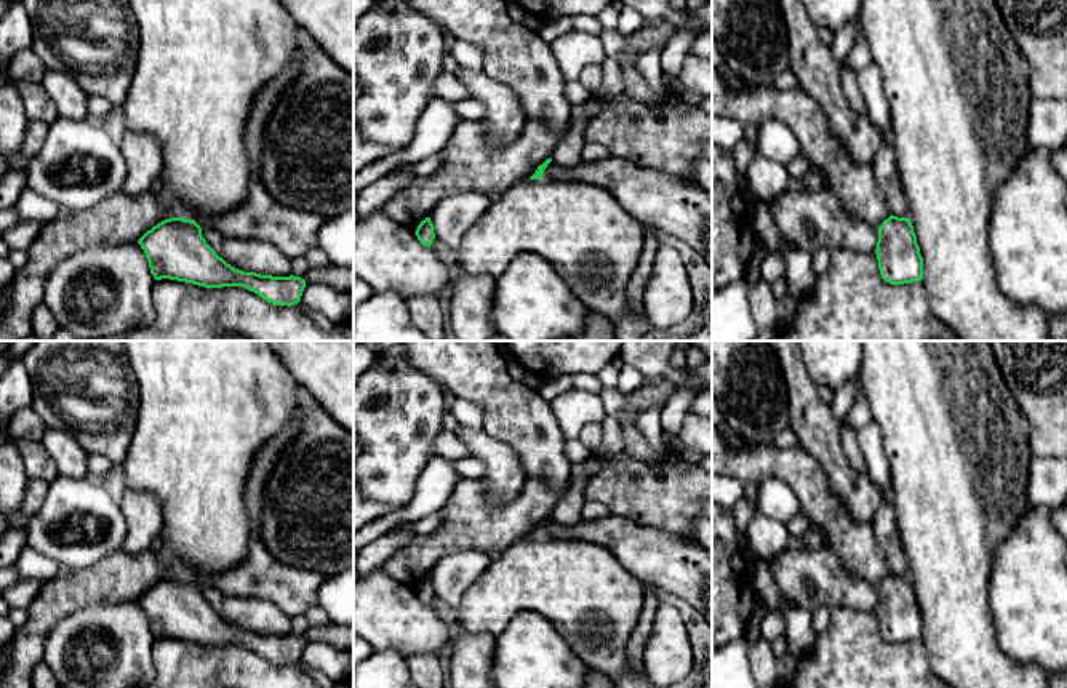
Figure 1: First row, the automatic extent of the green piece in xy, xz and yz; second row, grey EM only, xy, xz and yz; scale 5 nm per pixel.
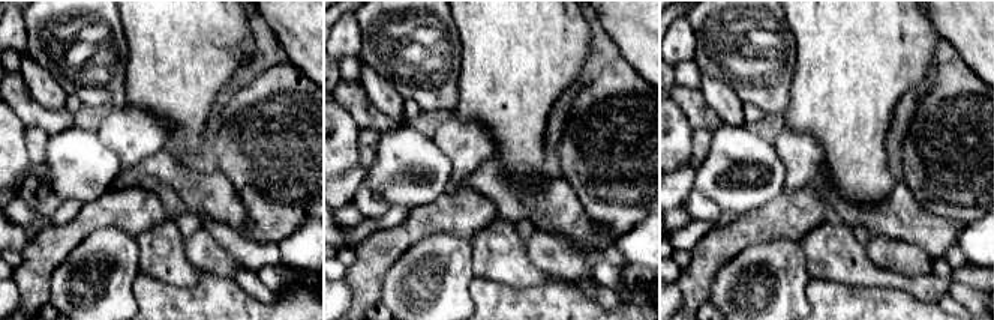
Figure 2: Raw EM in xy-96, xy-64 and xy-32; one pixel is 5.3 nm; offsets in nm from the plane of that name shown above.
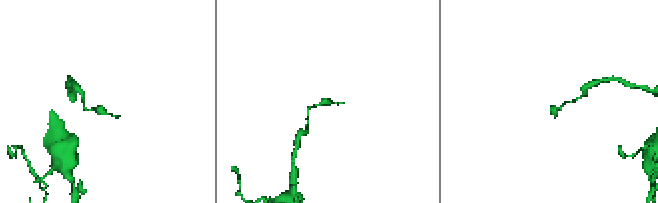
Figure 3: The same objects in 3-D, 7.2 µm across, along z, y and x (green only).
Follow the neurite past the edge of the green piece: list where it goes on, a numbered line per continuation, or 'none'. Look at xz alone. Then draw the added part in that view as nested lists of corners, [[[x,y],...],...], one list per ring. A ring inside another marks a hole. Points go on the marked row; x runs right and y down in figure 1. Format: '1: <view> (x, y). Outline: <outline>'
none

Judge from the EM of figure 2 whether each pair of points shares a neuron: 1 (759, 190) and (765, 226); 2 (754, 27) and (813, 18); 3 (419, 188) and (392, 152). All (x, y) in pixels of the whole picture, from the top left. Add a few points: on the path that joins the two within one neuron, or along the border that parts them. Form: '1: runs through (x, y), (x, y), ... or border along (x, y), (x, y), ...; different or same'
1: border along (783, 191), (738, 215); different
2: border along (784, 15), (793, 38), (796, 57); different
3: runs through (410, 182), (408, 169), (401, 161); same

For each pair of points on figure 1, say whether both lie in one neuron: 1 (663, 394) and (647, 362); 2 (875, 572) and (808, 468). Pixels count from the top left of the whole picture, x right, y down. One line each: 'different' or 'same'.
1: different
2: same

